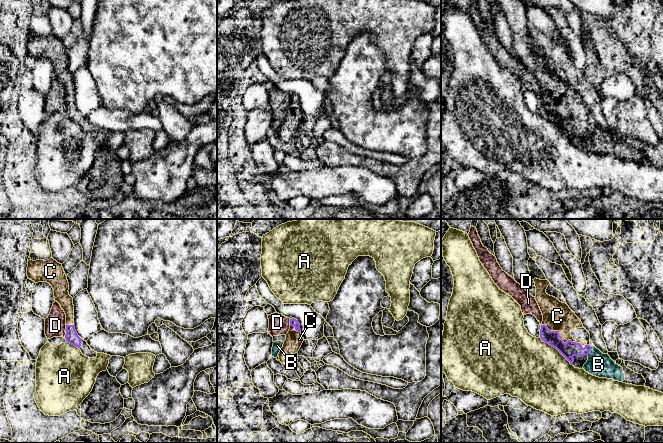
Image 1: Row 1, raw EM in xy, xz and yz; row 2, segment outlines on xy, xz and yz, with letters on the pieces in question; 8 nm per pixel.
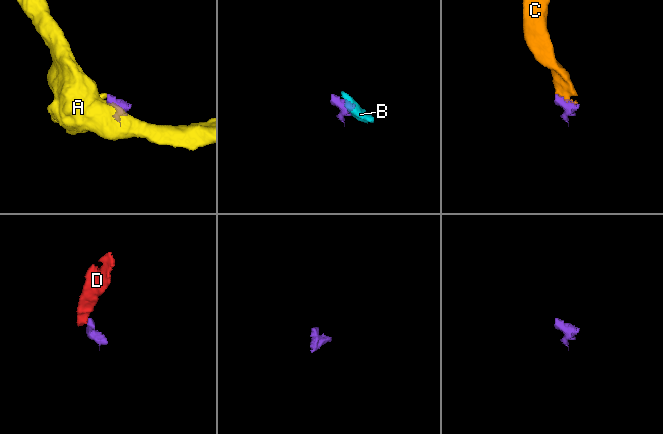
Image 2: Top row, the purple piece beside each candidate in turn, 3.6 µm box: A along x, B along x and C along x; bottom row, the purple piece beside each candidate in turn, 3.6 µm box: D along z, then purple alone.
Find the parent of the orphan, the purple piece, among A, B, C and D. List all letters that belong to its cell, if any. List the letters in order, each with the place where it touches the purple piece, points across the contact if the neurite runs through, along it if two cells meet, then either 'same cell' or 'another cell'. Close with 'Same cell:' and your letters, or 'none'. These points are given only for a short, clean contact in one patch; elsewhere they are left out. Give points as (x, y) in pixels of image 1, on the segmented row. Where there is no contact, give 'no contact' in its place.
A: yz (558, 350) | along yz (544, 341), (553, 346), (572, 365) | another cell
B: yz (589, 351) | along yz (591, 347), (587, 354) | another cell
C: yz (559, 338) | across yz (569, 349), (559, 338), (557, 316) | same cell
D: xy (66, 331) | another cell
Same cell: C

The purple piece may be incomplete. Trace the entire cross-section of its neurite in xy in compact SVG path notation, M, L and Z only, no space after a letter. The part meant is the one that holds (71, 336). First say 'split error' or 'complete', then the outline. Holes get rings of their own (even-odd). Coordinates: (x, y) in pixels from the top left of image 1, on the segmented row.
split error; M53 258L44 260L29 260L27 267L27 276L35 283L47 282L54 290L55 301L57 301L66 314L66 335L68 343L78 347L82 354L95 358L97 352L92 350L86 341L82 340L74 327L74 305L73 298L69 295L69 283L64 272L62 264Z

